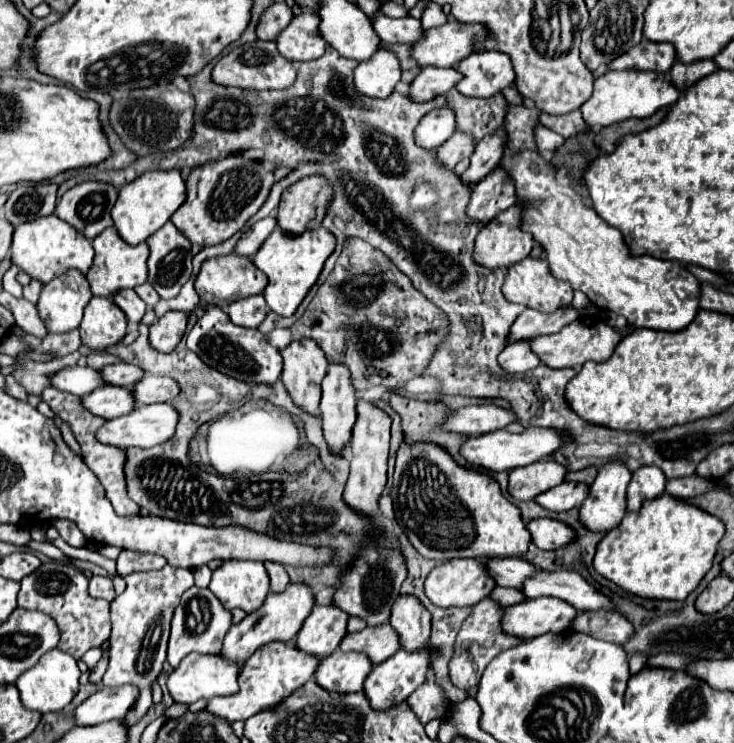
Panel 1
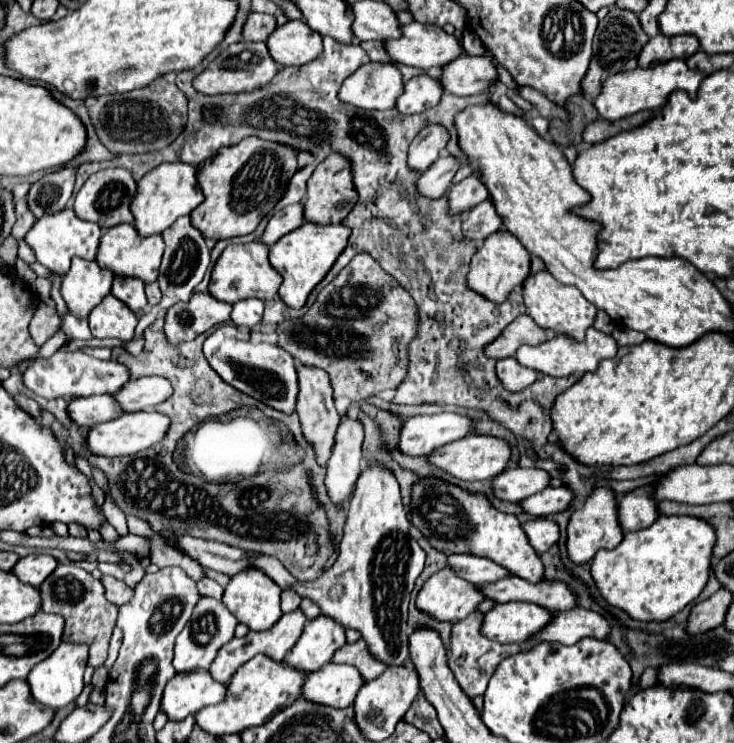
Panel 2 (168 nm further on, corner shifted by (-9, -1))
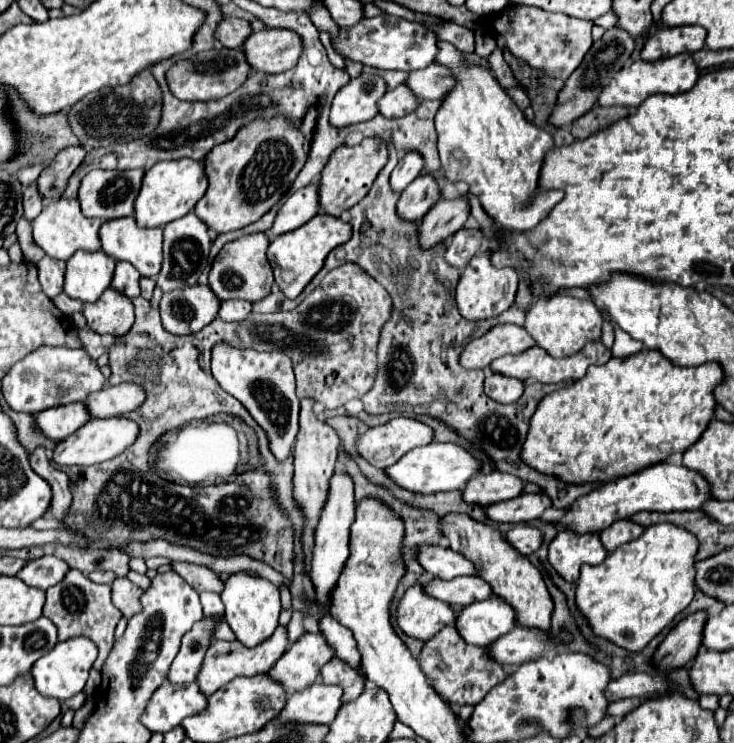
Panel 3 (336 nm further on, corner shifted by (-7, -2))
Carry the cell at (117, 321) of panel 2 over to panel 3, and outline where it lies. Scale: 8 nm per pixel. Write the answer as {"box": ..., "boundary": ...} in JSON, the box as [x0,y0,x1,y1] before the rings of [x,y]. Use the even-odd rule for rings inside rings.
{"box":[83,288,133,336],"boundary":[[[107,288],[99,302],[89,302],[83,306],[83,316],[87,326],[97,334],[123,336],[133,326],[133,304],[129,298],[123,298],[113,288]]]}

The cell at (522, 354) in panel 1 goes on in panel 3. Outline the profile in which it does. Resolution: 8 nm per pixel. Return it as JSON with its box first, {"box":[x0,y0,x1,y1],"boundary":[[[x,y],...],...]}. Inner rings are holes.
{"box":[485,370,523,404],"boundary":[[[485,370],[485,394],[501,404],[513,404],[523,394],[523,382]]]}

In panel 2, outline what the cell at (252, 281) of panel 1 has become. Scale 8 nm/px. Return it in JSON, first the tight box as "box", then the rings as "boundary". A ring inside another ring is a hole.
{"box":[209,241,281,305],"boundary":[[[259,241],[247,243],[247,245],[229,245],[217,259],[213,273],[211,273],[211,281],[209,281],[209,293],[219,299],[225,301],[229,305],[247,299],[247,297],[257,297],[263,301],[269,301],[277,295],[281,287],[281,275],[271,267],[269,259],[267,259],[267,247]]]}

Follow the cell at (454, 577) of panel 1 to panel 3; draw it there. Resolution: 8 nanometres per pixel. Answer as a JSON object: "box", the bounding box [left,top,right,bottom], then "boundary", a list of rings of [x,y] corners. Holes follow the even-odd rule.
{"box":[397,584,455,642],"boundary":[[[415,584],[405,590],[397,606],[397,626],[411,638],[427,642],[443,626],[455,622],[455,612],[449,604],[423,594],[421,586]]]}

